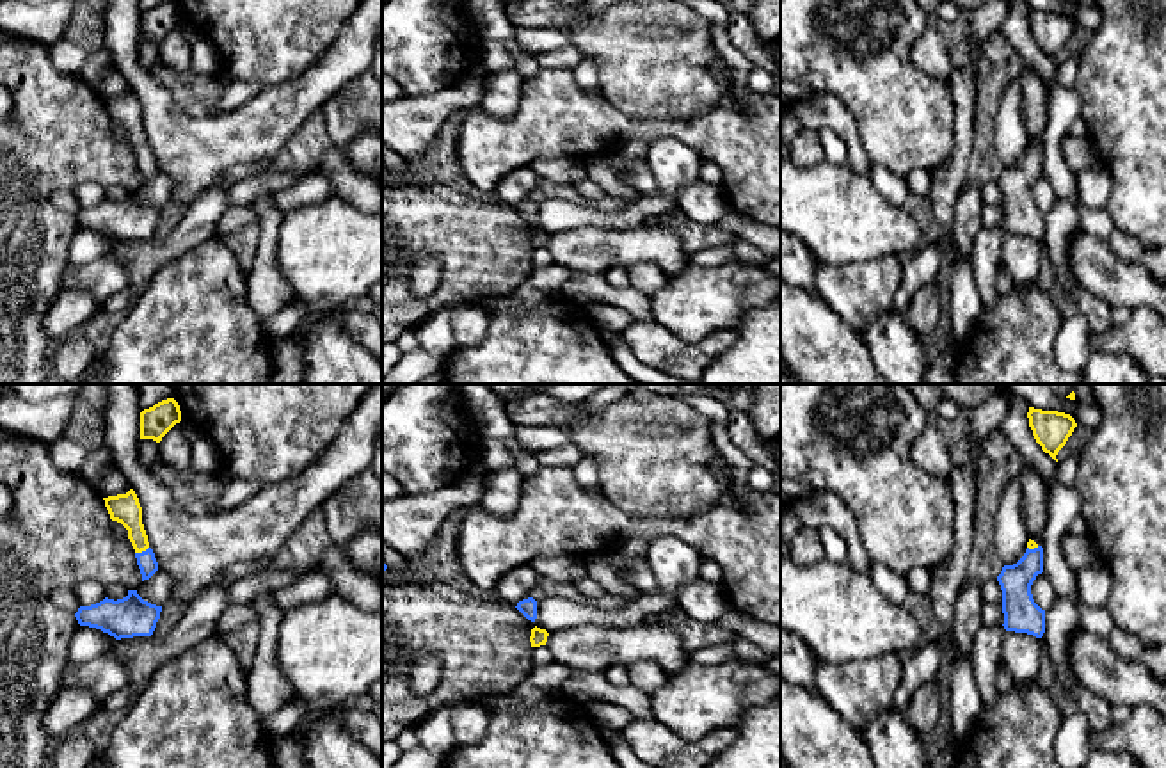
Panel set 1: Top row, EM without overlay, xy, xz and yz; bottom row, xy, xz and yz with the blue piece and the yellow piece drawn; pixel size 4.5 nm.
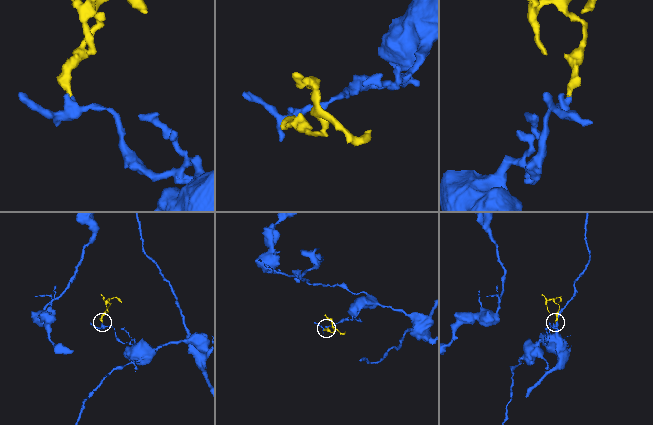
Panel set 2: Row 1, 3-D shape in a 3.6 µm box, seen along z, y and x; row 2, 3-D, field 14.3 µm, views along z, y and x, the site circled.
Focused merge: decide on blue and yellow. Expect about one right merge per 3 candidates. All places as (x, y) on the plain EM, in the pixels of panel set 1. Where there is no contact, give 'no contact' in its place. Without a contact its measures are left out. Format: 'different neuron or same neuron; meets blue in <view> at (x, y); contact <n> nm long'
same neuron; meets blue in xy at (143, 153); contact 70 nm long

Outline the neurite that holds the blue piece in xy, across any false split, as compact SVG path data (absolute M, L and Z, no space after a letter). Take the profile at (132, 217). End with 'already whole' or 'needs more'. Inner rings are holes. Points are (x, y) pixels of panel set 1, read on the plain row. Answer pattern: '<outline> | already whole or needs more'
M128 192L123 201L108 201L80 208L75 215L80 228L108 235L116 242L151 238L160 220L162 208L144 203L137 192Z | already whole

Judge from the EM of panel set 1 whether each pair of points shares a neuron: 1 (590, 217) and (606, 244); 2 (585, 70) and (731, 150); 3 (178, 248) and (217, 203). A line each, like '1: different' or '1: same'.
1: different
2: different
3: same

